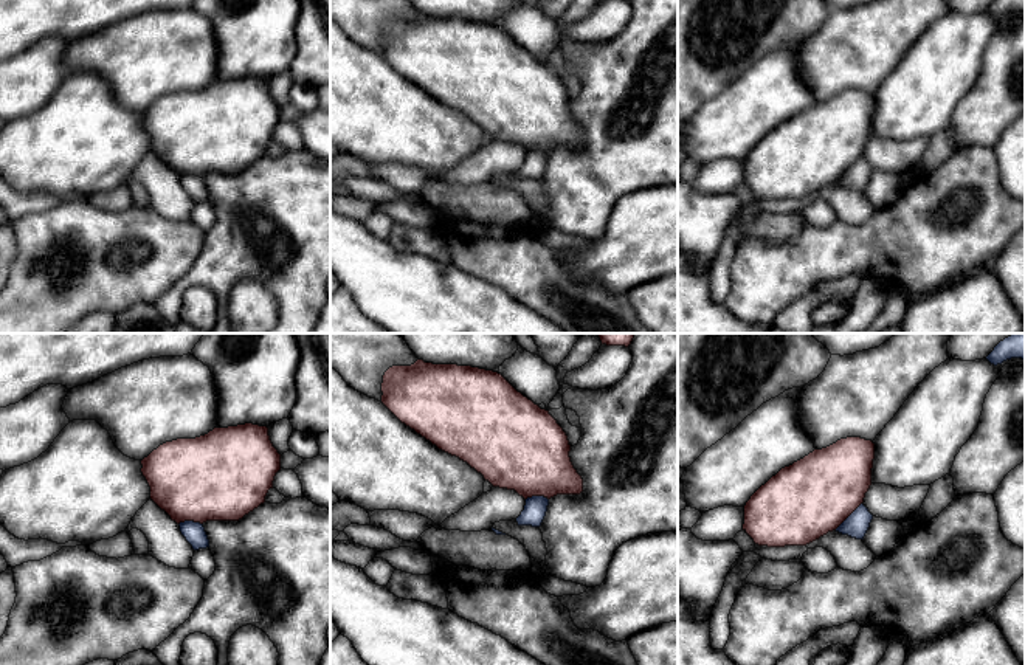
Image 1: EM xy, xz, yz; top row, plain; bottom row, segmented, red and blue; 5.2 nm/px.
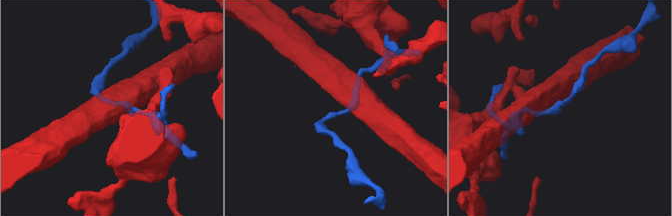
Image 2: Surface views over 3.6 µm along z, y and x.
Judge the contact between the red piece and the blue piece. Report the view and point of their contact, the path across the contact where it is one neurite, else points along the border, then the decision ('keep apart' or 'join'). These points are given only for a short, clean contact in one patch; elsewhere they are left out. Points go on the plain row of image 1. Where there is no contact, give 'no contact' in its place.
contact yz (847, 169); join

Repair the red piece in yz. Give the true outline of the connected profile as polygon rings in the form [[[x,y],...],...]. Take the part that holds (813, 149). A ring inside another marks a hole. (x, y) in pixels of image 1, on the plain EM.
[[[840,91],[782,121],[744,158],[743,183],[758,198],[806,198],[828,184],[864,192],[873,167],[862,157],[871,138],[875,96]]]

